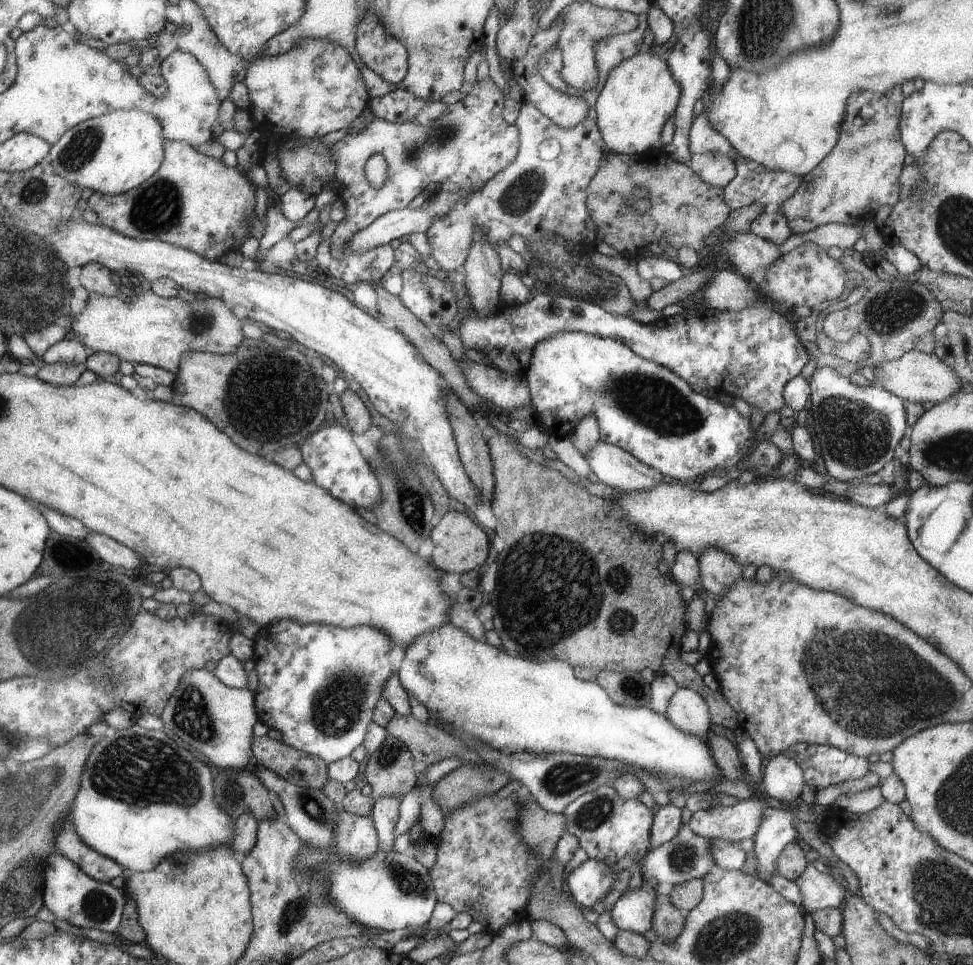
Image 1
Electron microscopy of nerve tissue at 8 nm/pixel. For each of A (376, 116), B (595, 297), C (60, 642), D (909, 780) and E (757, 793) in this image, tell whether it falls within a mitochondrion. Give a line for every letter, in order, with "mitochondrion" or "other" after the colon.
A: other
B: other
C: mitochondrion
D: other
E: other

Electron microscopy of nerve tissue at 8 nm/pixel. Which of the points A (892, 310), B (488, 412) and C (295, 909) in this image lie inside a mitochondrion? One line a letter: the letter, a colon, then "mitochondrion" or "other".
A: mitochondrion
B: other
C: mitochondrion

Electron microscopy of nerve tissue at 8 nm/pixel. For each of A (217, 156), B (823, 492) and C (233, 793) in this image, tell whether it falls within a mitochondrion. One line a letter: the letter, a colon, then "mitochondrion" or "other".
A: other
B: other
C: mitochondrion

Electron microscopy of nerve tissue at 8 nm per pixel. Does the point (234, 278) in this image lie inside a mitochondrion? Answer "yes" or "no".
no

